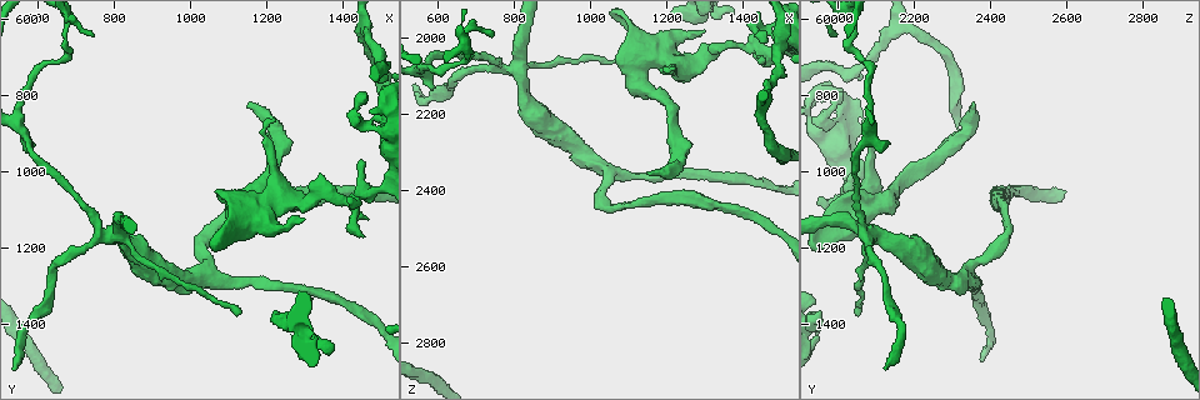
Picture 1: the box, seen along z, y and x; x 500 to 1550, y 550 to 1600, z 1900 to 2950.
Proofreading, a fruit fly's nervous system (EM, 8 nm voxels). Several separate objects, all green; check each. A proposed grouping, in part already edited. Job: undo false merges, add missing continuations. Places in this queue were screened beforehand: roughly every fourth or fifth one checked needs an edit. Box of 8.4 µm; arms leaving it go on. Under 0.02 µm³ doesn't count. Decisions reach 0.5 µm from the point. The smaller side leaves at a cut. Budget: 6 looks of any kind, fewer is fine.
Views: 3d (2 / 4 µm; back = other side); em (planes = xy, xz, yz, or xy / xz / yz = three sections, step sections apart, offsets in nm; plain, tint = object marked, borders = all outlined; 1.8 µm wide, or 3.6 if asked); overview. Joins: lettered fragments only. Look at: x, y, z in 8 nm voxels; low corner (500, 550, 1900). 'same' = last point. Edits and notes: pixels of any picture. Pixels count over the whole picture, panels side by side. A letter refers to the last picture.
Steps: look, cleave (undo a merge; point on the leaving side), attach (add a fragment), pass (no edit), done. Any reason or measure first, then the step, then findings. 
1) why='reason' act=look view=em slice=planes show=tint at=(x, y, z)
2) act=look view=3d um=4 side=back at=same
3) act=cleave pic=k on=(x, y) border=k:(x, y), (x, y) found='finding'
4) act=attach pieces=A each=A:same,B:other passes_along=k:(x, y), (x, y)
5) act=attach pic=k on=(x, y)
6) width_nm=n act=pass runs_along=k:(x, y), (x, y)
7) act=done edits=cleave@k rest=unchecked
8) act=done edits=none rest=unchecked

why='an open end' act=look view=3d um=2 at=(1150, 830, 2350)

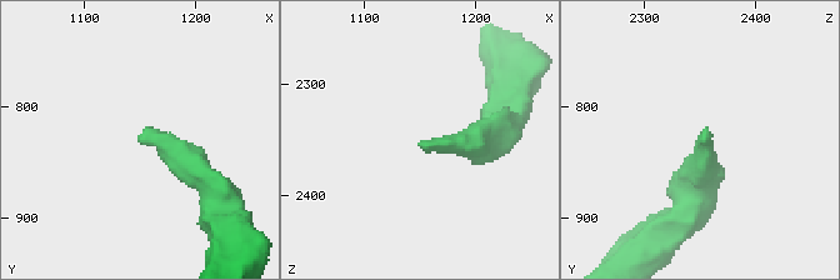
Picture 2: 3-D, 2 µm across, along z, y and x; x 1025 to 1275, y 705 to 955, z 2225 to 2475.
why='shape alone is not enough' act=look view=em slice=yz step=4 show=plain at=(1152, 828, 2354)

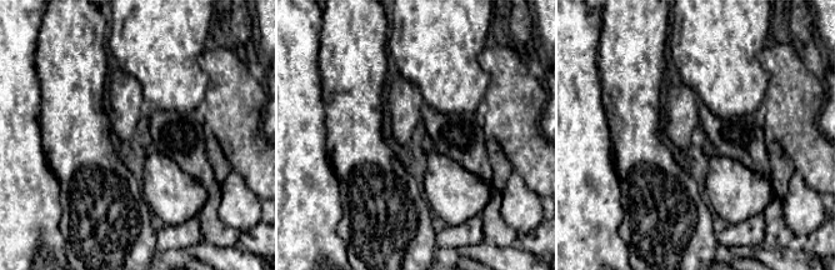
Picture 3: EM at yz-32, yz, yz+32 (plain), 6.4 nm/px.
act=look view=em slice=yz step=4 show=borders at=same

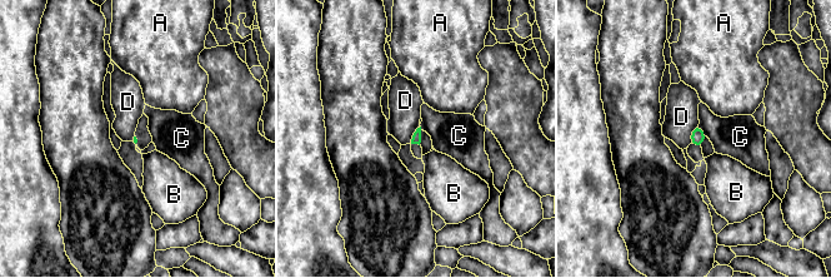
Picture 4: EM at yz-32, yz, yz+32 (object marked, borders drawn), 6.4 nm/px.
act=pass each=A:other,B:other,C:other,D:other border=4:(697, 124), (692, 130), (690, 143) found='no lettered fragment goes on from it'

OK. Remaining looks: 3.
why='sudden change in width' act=look view=em slice=planes show=borders at=(1305, 1075, 2055)

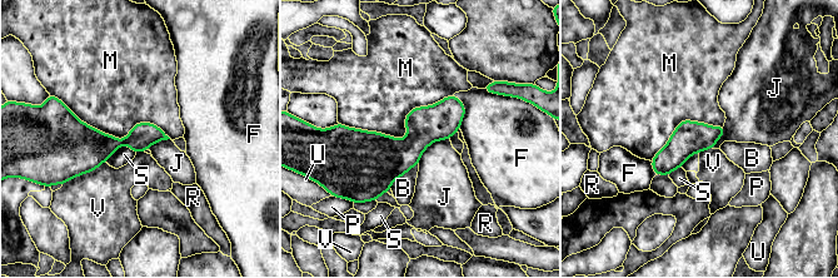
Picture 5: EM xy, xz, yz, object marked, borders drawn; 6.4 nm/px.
width_nm=170 act=pass each=B:other,F:other,J:other,M:other,P:other,R:other,S:other,U:other,V:other border=5:(449, 138), (434, 140), (418, 163) found='one neuron here'

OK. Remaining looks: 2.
act=look view=em slice=xy step=8 show=borders at=(1130, 1375, 2040)

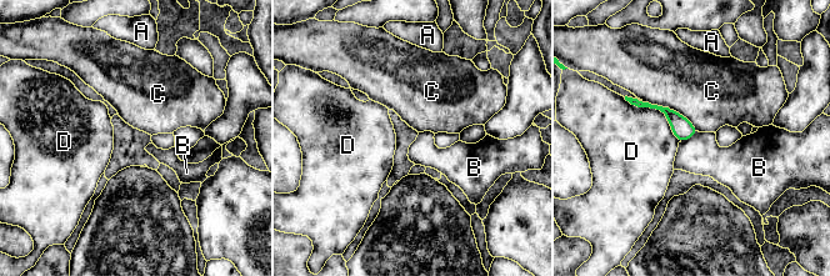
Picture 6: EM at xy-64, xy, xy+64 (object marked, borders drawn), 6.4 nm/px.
act=look view=em slice=planes show=borders at=same

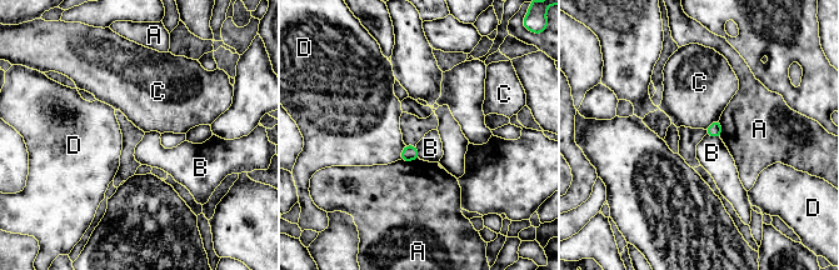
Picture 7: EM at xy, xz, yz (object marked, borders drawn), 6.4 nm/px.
width_nm=90 longest_contact=C:130nm act=pass each=A:other,B:other,C:other,D:other found='none of them fits'

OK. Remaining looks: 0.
act=done edits=none rest=unchecked

